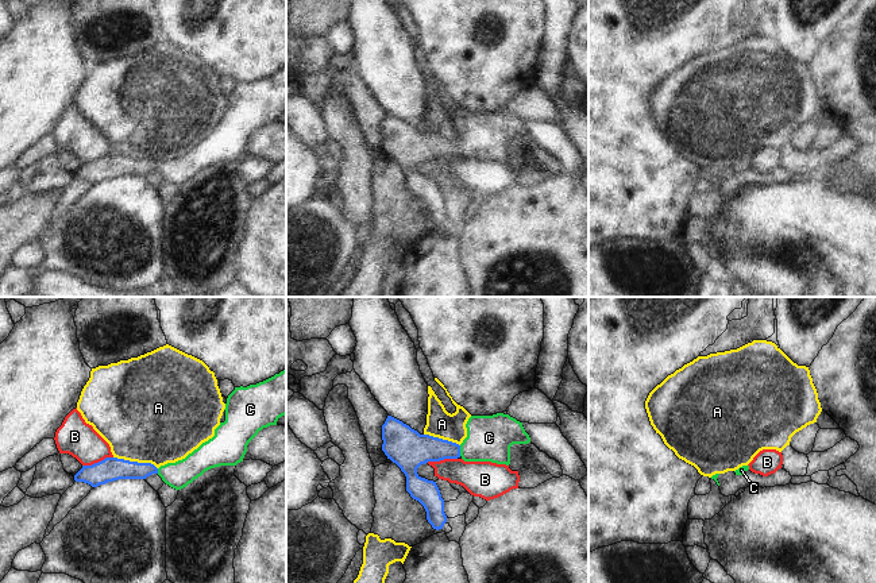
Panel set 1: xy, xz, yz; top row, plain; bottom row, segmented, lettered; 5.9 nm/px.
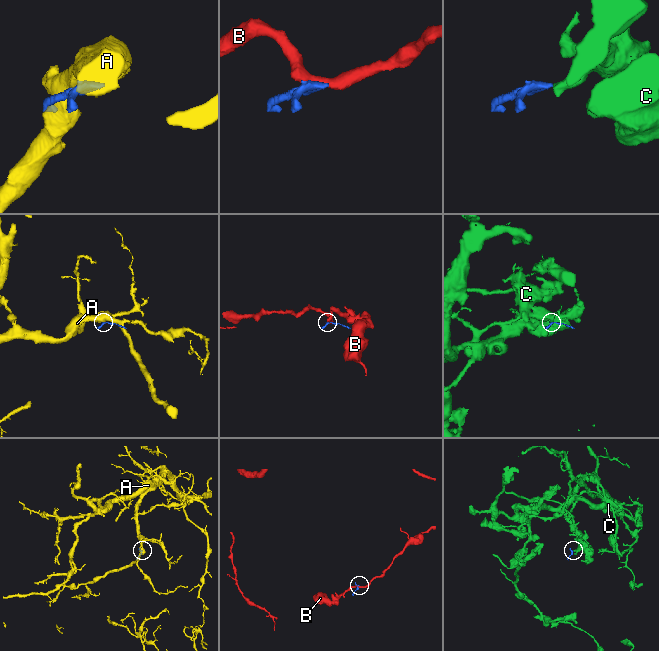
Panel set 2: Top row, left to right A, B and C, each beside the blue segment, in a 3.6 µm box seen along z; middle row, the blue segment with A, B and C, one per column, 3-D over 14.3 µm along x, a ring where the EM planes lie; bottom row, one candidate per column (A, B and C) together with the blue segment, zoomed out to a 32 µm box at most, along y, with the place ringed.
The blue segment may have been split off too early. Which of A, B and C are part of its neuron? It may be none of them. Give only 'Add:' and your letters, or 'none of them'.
Add: C

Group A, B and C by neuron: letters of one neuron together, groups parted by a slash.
A / B / C

